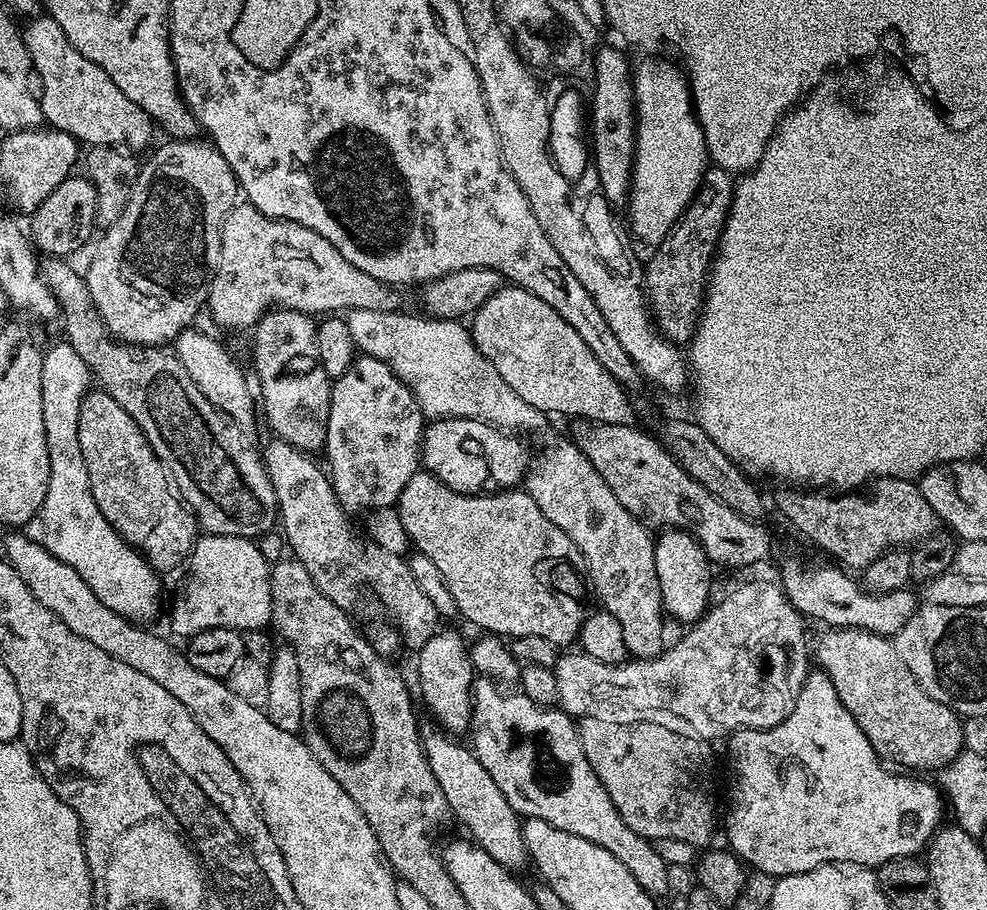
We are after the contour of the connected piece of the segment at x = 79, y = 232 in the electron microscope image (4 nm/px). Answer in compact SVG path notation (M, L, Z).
M73 174L46 198L31 213L32 230L30 239L37 253L44 256L71 257L71 252L76 252L88 239L93 239L92 230L96 225L96 188L92 185L87 175Z

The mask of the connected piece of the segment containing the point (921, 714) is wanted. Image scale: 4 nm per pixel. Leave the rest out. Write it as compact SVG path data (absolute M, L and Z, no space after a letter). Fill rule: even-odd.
M830 630L823 634L822 638L818 642L818 652L816 654L818 658L819 669L827 674L831 682L834 685L834 690L838 693L839 701L842 702L846 710L849 710L851 716L856 722L858 722L859 728L864 734L866 734L867 741L870 742L871 746L874 747L874 750L881 759L885 761L892 761L904 766L908 766L910 770L933 770L933 772L938 772L950 763L952 763L955 758L963 751L964 742L963 742L963 728L961 717L957 712L955 712L950 707L934 700L932 696L928 695L925 690L922 689L921 684L918 683L915 675L912 670L906 666L905 662L902 661L902 658L898 654L893 641L887 637L882 637L877 635L875 632L868 630L864 632L862 630Z

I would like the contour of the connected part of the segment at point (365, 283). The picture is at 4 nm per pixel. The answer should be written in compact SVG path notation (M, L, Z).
M240 202L224 216L218 266L211 280L207 306L224 330L251 329L272 307L292 308L311 316L318 315L316 312L322 316L373 307L372 287L372 278L352 266L324 236L292 221L271 219L252 204Z

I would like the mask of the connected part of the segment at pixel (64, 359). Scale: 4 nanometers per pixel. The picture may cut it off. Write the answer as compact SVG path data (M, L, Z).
M67 342L56 344L44 352L42 366L42 422L46 426L46 450L50 454L50 482L46 486L46 498L34 514L34 518L26 525L26 535L38 546L45 548L51 556L58 558L74 570L94 590L98 602L105 604L114 614L123 620L131 620L139 626L151 625L151 620L160 612L160 580L157 570L145 560L139 551L127 543L108 524L106 518L99 512L98 506L91 494L90 477L86 472L86 463L82 458L82 450L78 442L79 407L83 398L90 391L90 373L86 362L78 358L78 350Z

